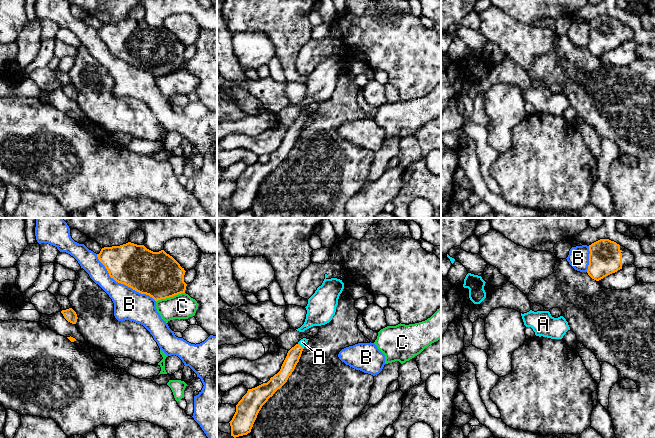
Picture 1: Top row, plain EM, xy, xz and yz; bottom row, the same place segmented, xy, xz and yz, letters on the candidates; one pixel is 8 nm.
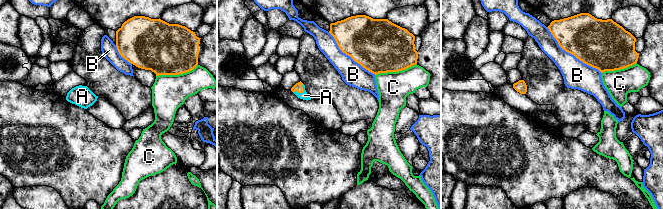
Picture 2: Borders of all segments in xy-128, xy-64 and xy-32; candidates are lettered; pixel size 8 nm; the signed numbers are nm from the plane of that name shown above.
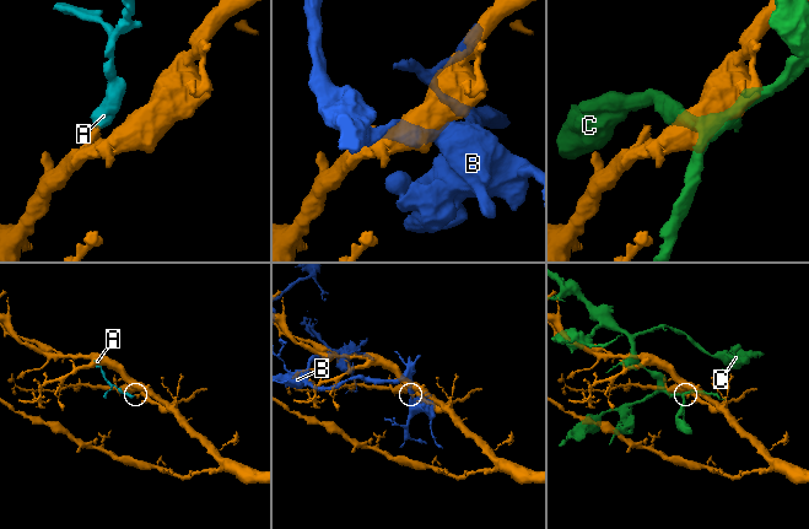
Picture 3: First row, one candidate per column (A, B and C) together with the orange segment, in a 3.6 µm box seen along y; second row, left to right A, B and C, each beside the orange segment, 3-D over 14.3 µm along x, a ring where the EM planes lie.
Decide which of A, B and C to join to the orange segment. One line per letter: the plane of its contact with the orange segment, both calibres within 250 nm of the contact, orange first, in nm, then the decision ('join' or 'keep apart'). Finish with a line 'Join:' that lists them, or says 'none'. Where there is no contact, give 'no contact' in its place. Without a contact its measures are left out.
A: meets orange in xz; 110 nm thick on the orange side, 60 nm on the other; join
B: meets orange in xy; 340 nm thick on the orange side, 240 nm on the other; keep apart
C: meets orange in xy; 360 nm thick on the orange side, 200 nm on the other; keep apart
Join: A

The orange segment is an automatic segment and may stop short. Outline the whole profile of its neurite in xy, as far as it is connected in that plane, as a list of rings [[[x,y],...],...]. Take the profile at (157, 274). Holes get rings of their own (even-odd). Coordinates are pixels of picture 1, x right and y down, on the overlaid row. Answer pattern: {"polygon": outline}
{"polygon": [[[128,242],[120,246],[104,247],[97,257],[107,269],[109,276],[116,282],[141,294],[149,295],[155,301],[185,293],[187,284],[184,282],[184,275],[186,271],[164,250],[153,252],[144,245]]]}

